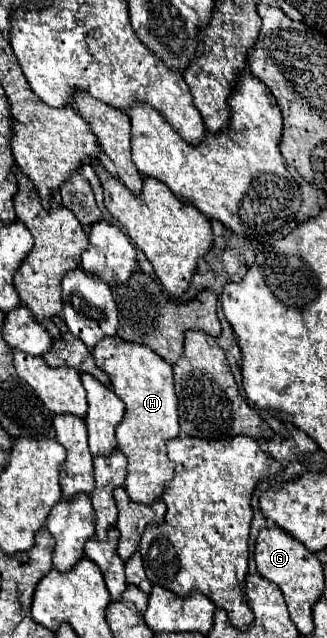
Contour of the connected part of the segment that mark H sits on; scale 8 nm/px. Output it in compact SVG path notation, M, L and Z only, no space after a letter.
M116 337L102 339L92 353L96 365L110 375L112 391L126 405L124 419L116 427L118 449L128 459L128 477L124 489L132 501L150 505L152 501L162 499L164 487L168 485L174 471L174 463L166 457L166 441L180 435L172 365L162 361L160 355L156 355L150 347L124 343Z

